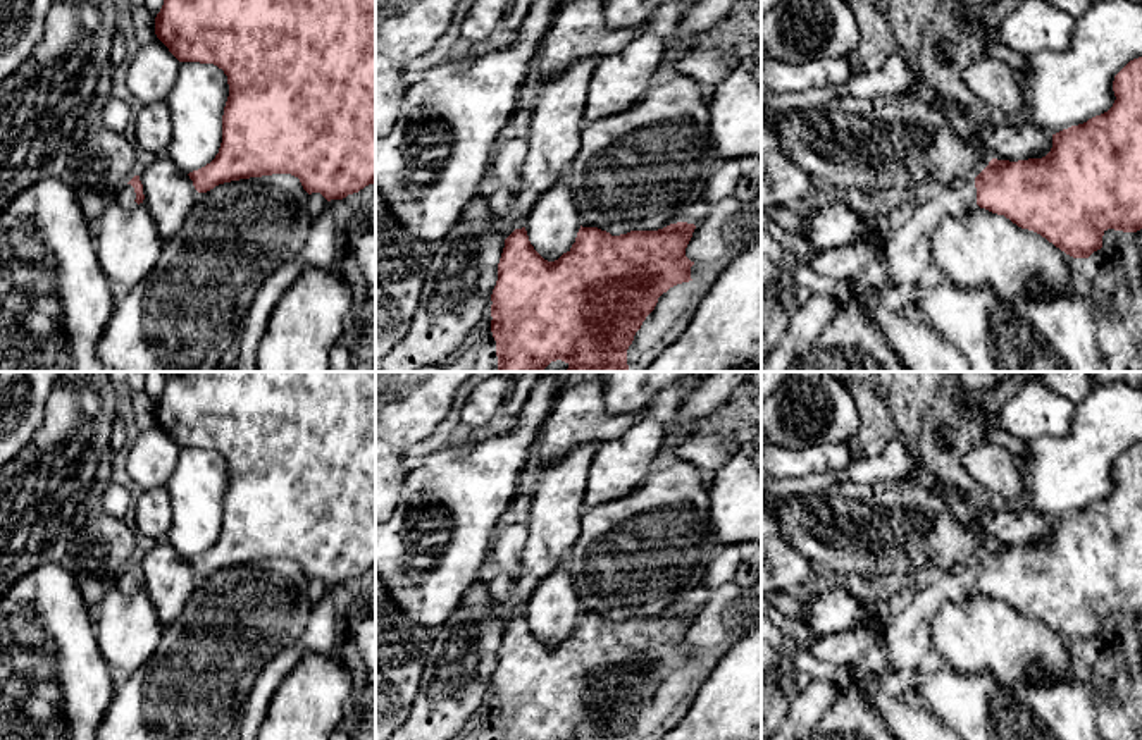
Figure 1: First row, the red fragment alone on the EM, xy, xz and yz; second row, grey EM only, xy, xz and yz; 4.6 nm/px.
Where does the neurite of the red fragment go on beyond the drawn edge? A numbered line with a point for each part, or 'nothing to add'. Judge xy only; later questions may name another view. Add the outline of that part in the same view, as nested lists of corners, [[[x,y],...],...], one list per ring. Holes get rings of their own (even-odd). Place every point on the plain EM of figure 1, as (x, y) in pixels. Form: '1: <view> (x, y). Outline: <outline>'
1: xy (126, 582). Outline: [[[126,570],[126,571],[117,578],[115,589],[117,589],[119,592],[122,592],[124,595],[131,595],[131,594],[134,594],[134,592],[138,590],[134,585],[136,585],[134,573],[133,573],[131,570]]]

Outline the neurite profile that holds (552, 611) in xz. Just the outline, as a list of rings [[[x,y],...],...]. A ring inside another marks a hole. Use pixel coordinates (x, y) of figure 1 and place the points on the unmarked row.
[[[568,558],[541,580],[525,606],[534,635],[548,647],[570,637],[580,614],[580,602],[568,570]]]

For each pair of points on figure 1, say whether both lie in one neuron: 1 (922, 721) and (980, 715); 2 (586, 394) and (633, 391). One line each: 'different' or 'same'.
1: different
2: different

